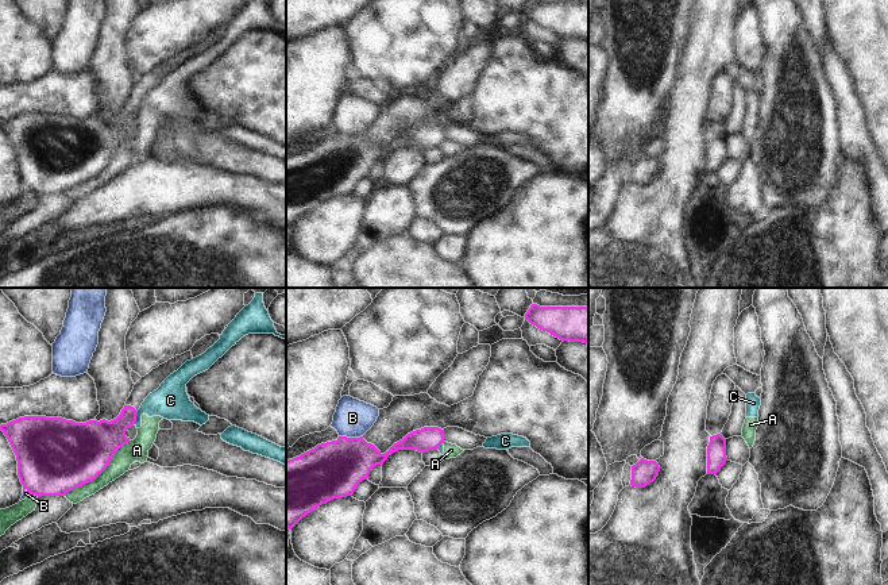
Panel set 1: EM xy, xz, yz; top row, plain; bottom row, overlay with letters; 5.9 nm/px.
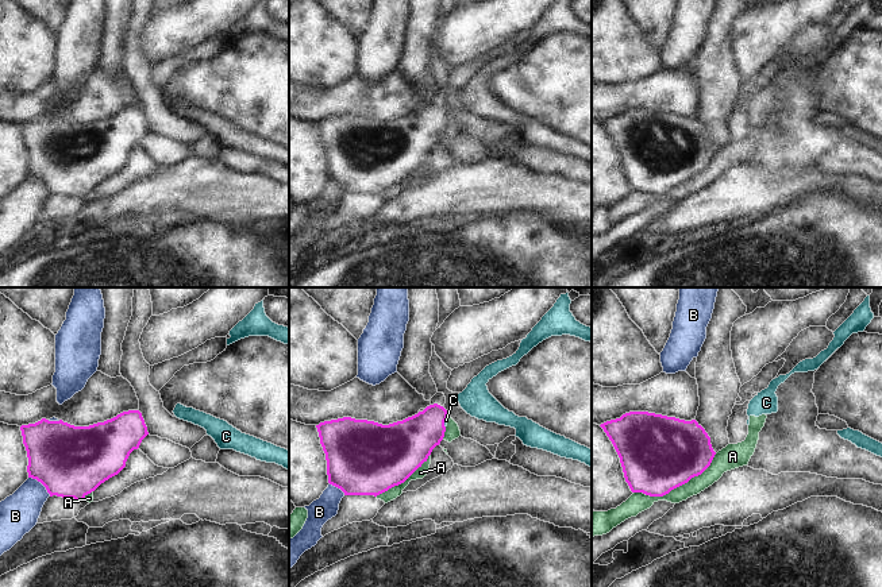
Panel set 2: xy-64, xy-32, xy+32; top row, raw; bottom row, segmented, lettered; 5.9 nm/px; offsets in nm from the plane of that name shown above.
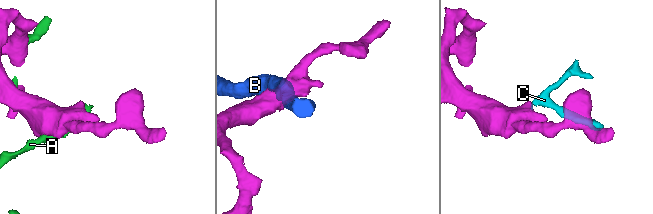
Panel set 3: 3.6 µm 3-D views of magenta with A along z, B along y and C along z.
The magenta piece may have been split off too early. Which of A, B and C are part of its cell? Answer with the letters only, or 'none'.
none

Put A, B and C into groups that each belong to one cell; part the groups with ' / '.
A C / B

